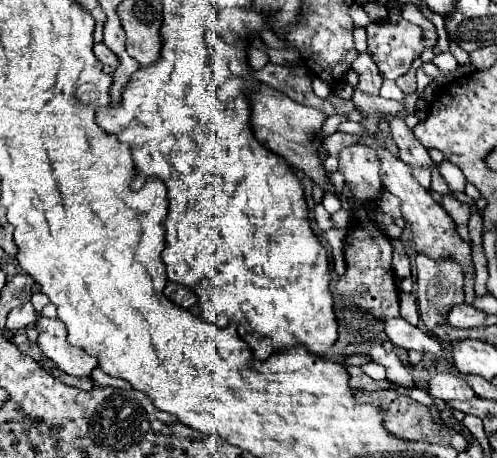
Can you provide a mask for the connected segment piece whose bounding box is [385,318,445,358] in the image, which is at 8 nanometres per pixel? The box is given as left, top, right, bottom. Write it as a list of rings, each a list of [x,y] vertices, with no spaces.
[[[403,318],[385,320],[385,332],[395,346],[401,346],[405,350],[415,350],[421,354],[431,354],[433,358],[445,356],[445,348],[441,346],[439,340],[435,340],[429,334],[421,332],[419,328],[407,324]]]

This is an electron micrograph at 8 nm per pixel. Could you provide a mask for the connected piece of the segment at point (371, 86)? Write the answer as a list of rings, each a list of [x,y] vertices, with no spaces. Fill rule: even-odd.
[[[367,52],[357,56],[357,60],[353,62],[353,70],[359,74],[359,84],[357,84],[359,90],[369,92],[369,94],[379,94],[383,78],[379,74],[377,64],[373,62],[373,58]]]

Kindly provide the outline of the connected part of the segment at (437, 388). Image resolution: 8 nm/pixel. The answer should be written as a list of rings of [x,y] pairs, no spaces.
[[[441,372],[429,380],[427,392],[439,400],[469,400],[475,396],[473,388],[451,372]]]

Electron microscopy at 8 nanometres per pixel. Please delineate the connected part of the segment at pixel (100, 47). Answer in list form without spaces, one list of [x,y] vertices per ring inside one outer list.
[[[95,44],[93,50],[95,50],[95,56],[103,62],[103,72],[113,74],[117,68],[117,56],[105,44]]]

